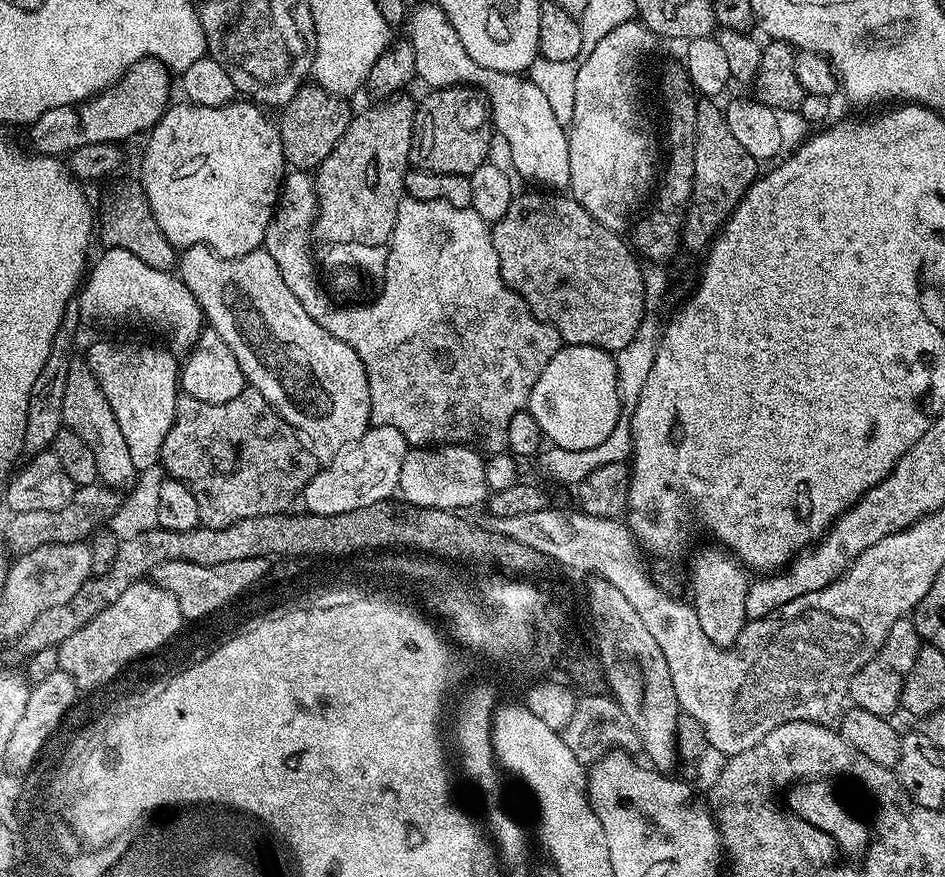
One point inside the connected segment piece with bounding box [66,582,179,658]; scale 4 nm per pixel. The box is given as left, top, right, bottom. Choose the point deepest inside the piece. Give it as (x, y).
(143, 616)

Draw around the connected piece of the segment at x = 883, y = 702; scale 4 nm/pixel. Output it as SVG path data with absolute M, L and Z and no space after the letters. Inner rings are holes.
M911 618L894 622L886 642L877 650L874 658L870 658L870 662L866 662L862 670L854 674L848 687L851 703L862 710L870 710L870 714L878 714L885 718L891 717L893 715L891 712L901 707L900 695L921 647L920 635Z

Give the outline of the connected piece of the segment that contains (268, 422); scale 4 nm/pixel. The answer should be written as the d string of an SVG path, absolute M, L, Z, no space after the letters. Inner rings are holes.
M248 386L242 394L238 394L238 398L230 398L230 402L198 402L198 398L190 398L183 394L176 397L176 413L174 414L174 422L170 426L170 432L166 434L166 440L162 442L162 450L160 451L160 464L165 468L167 475L173 480L180 480L190 490L190 494L194 494L194 499L198 501L198 514L200 515L201 525L210 528L228 527L236 522L246 518L258 518L260 515L278 515L287 513L292 507L292 499L299 497L303 493L304 488L310 482L310 478L318 471L318 461L312 454L311 448L302 439L299 432L295 428L291 428L286 421L273 410L270 402L266 402L266 398L262 398L262 394L258 394L255 388Z

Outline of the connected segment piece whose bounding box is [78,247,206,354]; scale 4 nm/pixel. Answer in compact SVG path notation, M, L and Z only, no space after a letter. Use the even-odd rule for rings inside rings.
M105 247L103 251L97 258L96 265L93 268L91 265L78 292L81 321L120 320L123 316L137 316L138 319L161 328L172 339L171 347L177 353L187 353L199 338L206 321L199 302L180 281L179 275L146 266L146 262L142 262L142 258L134 258L130 250Z

